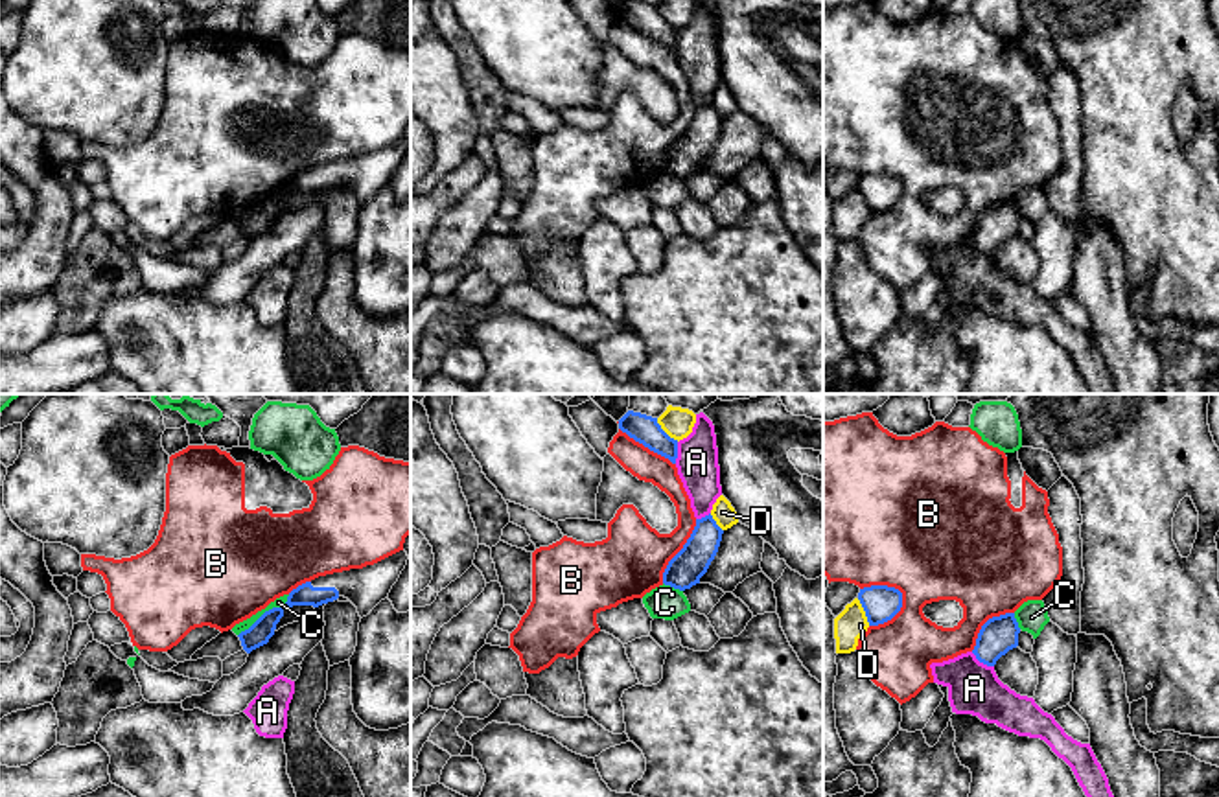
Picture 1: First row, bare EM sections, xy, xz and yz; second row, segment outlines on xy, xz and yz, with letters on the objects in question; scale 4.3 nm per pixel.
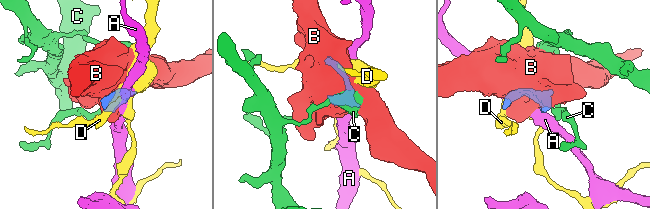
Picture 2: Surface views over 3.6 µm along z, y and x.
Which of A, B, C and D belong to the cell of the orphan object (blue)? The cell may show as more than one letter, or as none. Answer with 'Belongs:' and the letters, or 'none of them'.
Belongs: none of them

